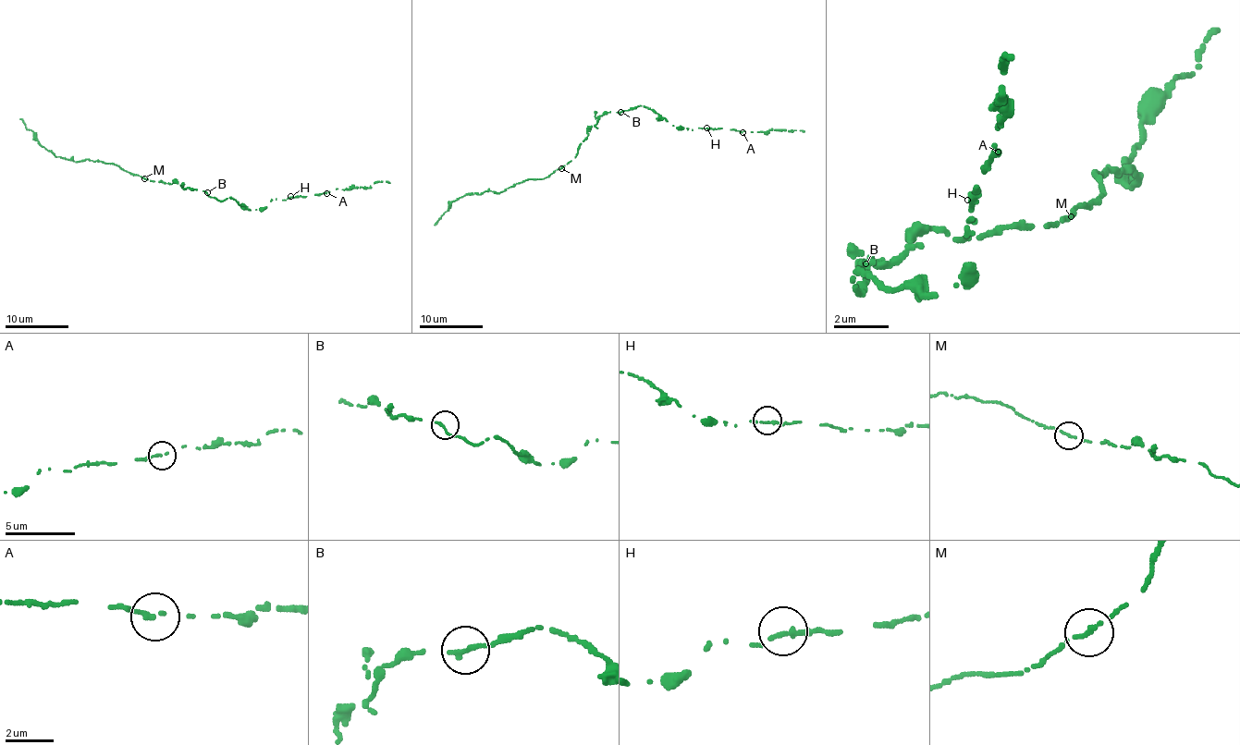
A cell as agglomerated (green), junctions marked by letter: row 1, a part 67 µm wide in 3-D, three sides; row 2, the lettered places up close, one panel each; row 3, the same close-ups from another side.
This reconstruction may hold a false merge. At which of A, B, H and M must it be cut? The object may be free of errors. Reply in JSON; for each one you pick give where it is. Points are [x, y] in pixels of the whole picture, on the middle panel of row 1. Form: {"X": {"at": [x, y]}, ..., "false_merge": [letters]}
{"false_merge": []}

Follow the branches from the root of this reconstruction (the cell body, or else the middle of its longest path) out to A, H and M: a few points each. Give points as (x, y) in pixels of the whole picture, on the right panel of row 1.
A: (865, 263), (868, 279), (858, 294), (856, 272), (896, 291), (965, 285), (974, 189), (998, 152)
H: (865, 263), (868, 279), (858, 294), (856, 272), (896, 291), (965, 285), (964, 236), (974, 224), (967, 200)
M: (865, 263), (890, 262), (926, 229), (971, 240), (1009, 225), (1058, 227), (1070, 218)

